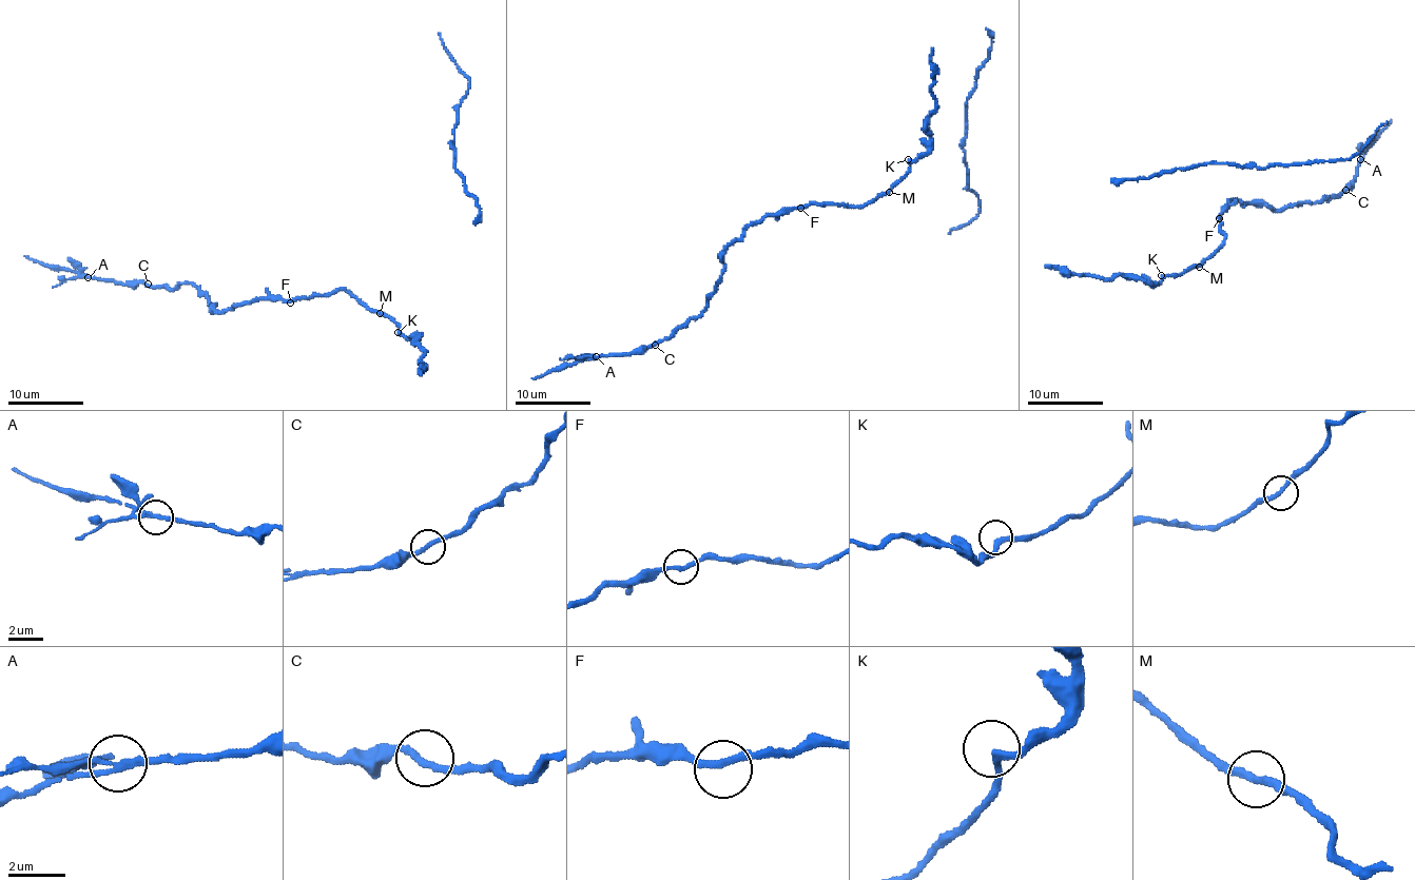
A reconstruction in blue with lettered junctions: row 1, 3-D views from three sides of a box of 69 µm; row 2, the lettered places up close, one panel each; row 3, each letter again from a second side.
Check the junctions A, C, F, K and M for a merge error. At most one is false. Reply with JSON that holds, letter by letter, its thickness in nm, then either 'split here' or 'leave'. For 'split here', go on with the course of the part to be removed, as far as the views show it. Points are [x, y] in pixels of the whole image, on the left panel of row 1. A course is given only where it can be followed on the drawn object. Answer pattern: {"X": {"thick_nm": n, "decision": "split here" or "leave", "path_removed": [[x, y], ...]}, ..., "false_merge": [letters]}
{"A": {"thick_nm": 240, "decision": "split here", "path_removed": [[89, 277], [63, 279], [53, 288]]}, "C": {"thick_nm": 240, "decision": "leave"}, "F": {"thick_nm": 240, "decision": "leave"}, "K": {"thick_nm": 240, "decision": "leave"}, "M": {"thick_nm": 240, "decision": "leave"}, "false_merge": ["A"]}

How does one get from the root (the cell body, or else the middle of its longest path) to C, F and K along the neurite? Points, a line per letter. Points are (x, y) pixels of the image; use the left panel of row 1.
C: (417, 337), (404, 335), (400, 324), (346, 290), (252, 300), (218, 312), (200, 287), (148, 284)
F: (417, 337), (404, 335), (400, 324), (359, 304), (346, 290), (296, 297), (290, 302)
K: (417, 337), (406, 337), (398, 332)

